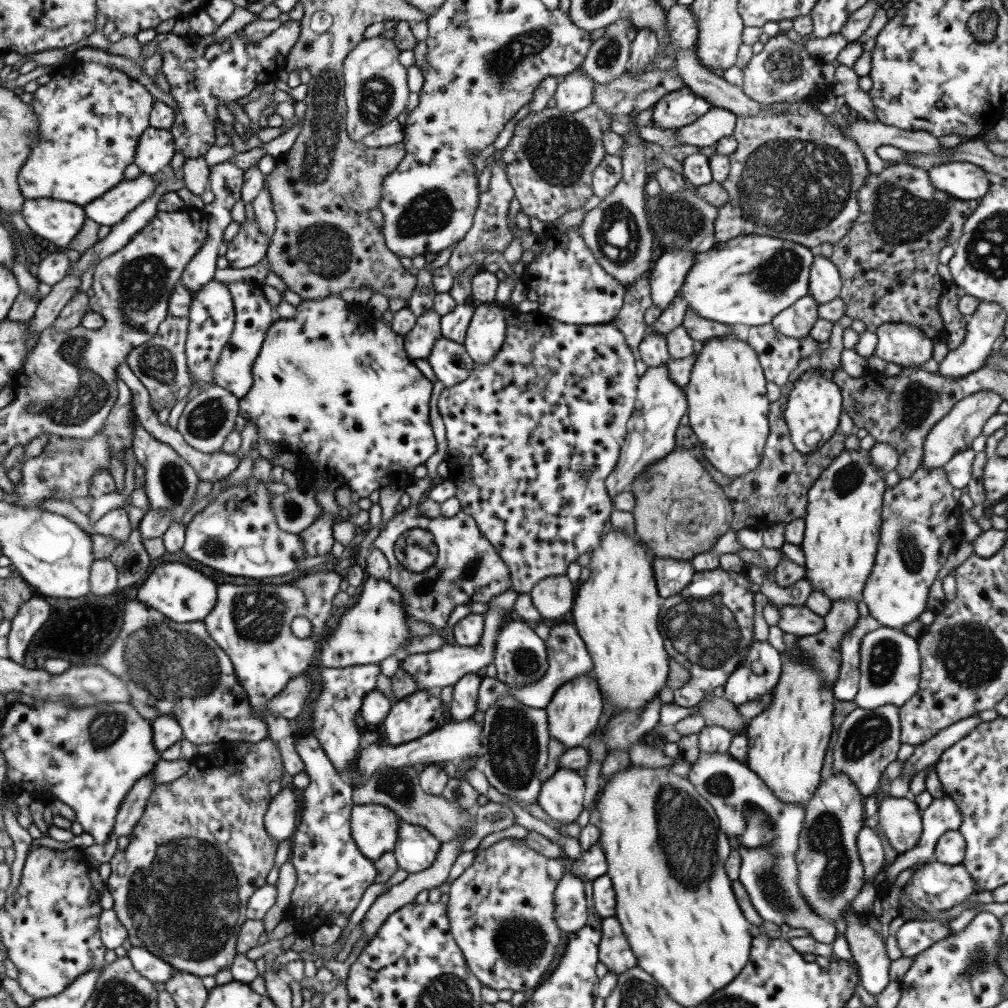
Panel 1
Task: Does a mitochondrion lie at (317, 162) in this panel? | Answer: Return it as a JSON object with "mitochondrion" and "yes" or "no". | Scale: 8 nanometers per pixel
{"mitochondrion":"yes"}

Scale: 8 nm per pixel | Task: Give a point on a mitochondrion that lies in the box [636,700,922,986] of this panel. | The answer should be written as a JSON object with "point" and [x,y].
{"point":[688,839]}

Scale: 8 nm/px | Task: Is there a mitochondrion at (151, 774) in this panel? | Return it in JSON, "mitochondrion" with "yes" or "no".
{"mitochondrion":"no"}

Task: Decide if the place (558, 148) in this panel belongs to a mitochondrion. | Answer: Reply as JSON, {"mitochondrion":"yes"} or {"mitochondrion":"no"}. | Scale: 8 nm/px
{"mitochondrion":"yes"}

